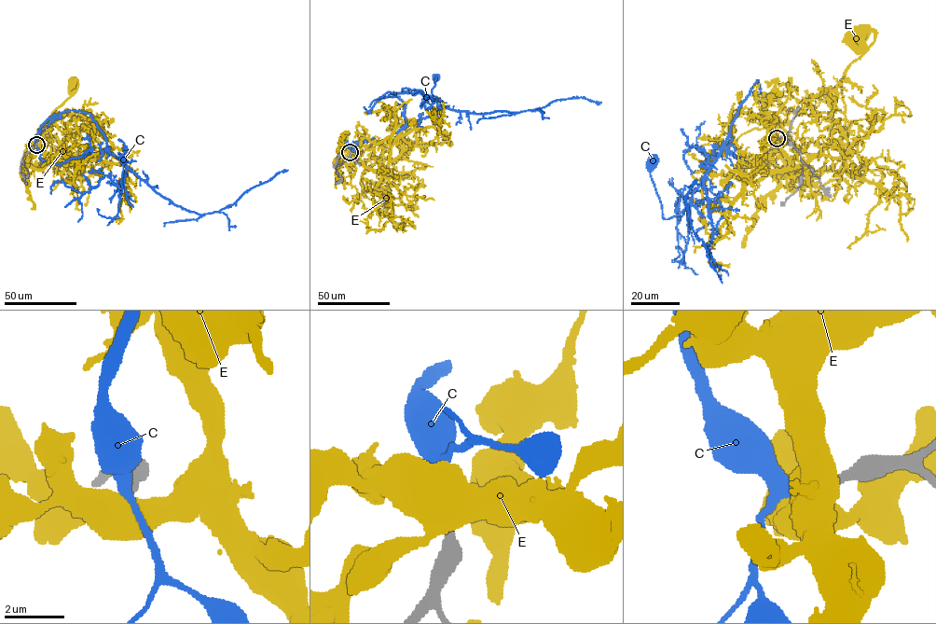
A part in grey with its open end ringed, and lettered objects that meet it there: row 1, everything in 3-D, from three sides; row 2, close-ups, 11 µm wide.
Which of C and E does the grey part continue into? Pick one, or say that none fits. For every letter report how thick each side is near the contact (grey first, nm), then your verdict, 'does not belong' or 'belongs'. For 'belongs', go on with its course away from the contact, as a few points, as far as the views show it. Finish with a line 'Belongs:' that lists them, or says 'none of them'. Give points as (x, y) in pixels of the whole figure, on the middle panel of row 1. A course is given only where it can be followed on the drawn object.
C: 280 nm thick on the grey side, 320 nm on the other; belongs; it runs (350, 151), (350, 145), (402, 138), (422, 118), (434, 113), (439, 108), (432, 97), (435, 76)
E: 280 nm thick on the grey side, 800 nm on the other; does not belong
Belongs: C

